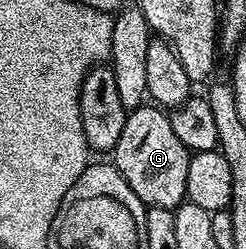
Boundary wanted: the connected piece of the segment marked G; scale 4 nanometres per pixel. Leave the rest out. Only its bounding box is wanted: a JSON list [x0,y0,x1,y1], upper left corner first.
[113,107,192,210]

